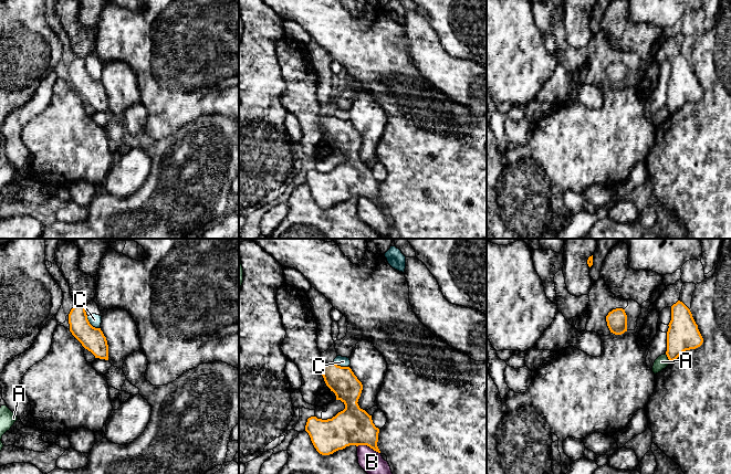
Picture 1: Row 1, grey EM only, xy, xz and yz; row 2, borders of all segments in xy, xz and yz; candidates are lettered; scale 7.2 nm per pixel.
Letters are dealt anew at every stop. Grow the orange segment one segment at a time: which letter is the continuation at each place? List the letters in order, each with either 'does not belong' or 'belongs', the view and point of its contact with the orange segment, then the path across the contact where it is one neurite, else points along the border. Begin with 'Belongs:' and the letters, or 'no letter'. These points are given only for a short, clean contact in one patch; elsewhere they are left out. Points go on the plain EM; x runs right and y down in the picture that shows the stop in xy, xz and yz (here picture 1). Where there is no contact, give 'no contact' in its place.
Belongs: no letter
A: does not belong | yz (668, 111) | along yz (665, 106), (669, 114)
B: does not belong | xz (368, 198)
C: does not belong | xy (91, 77) | along xy (86, 69), (93, 78), (100, 81)

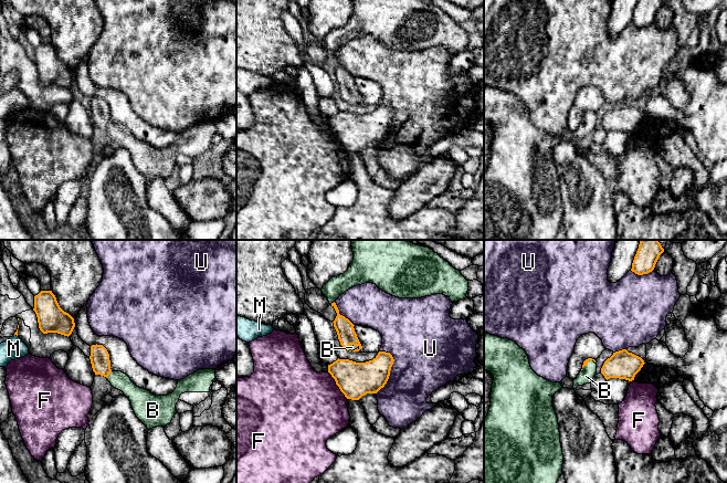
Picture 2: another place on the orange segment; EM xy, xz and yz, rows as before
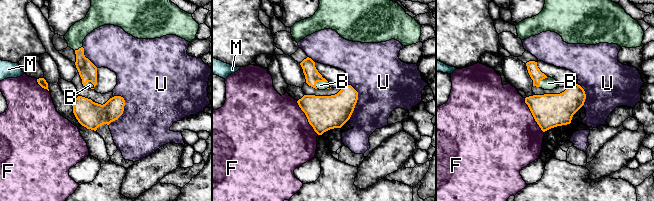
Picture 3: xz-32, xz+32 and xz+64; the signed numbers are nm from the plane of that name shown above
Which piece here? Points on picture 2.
Belongs: B
B: belongs | xy (108, 127)
F: does not belong | xz (337, 137)
M: does not belong | xy (16, 86) | along xy (14, 86), (17, 88)
U: does not belong | xz (389, 125)

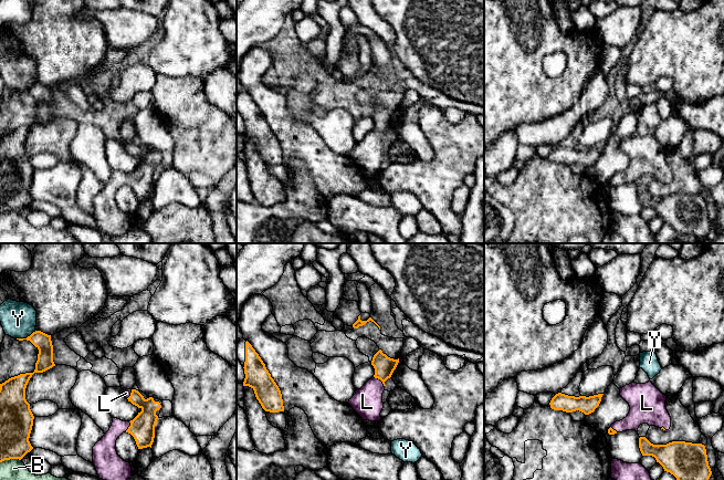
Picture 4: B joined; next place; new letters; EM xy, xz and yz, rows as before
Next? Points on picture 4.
Belongs: L
B: does not belong | xy (10, 210)
L: belongs | xz (379, 131)
Y: does not belong | xy (27, 90)

